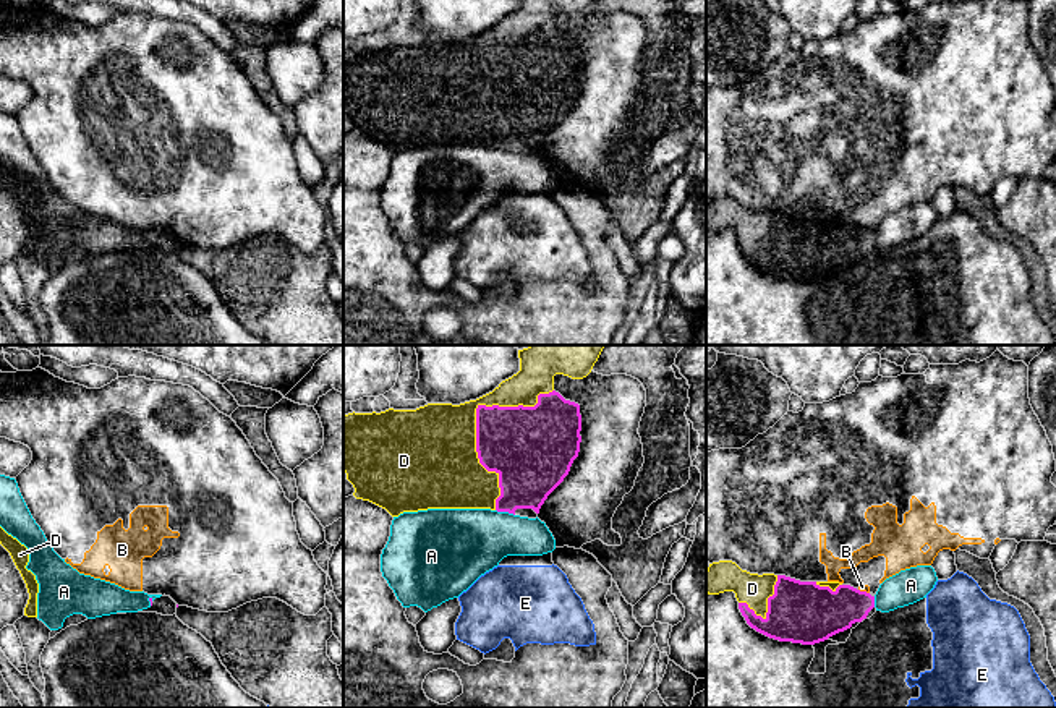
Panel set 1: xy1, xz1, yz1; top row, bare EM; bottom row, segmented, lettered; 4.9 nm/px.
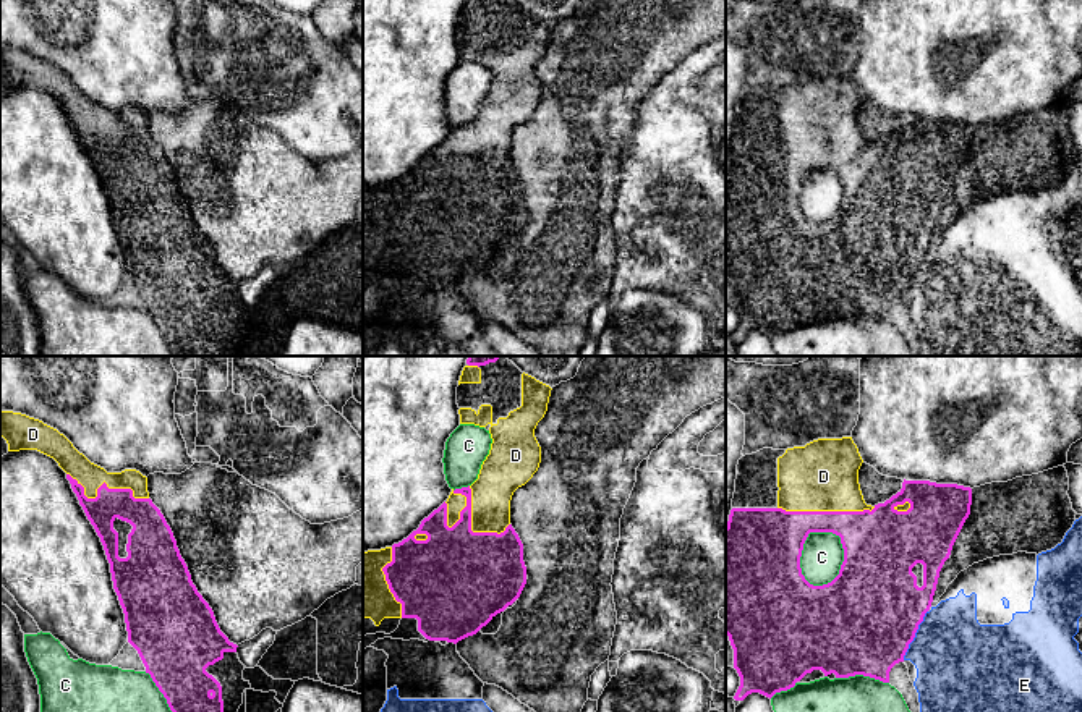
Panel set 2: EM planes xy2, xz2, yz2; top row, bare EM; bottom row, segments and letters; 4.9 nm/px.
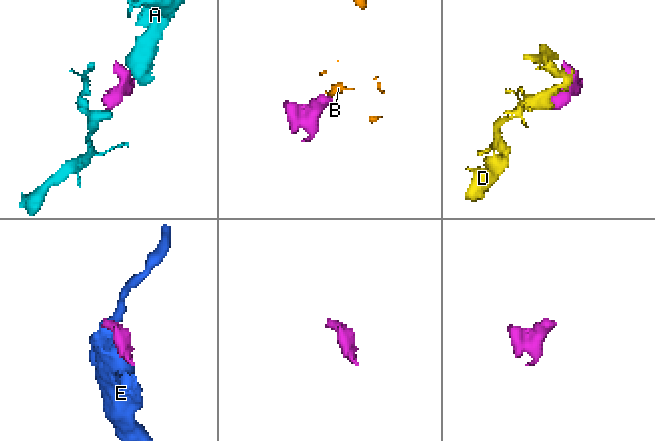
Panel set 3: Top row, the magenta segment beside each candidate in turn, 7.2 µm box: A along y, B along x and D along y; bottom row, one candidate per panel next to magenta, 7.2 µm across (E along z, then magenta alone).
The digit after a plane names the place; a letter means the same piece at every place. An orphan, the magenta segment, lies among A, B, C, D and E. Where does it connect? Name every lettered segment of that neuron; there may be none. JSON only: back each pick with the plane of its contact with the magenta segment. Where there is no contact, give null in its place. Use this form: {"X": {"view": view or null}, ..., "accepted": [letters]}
{"D": {"view": "xz1"}, "accepted": ["D"]}

